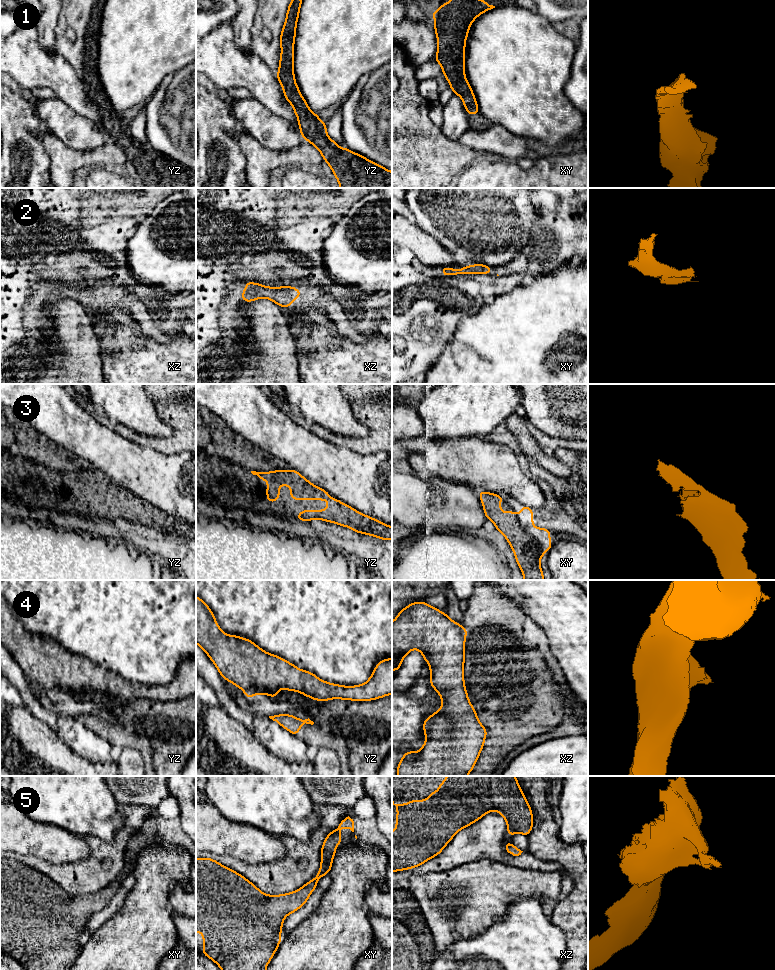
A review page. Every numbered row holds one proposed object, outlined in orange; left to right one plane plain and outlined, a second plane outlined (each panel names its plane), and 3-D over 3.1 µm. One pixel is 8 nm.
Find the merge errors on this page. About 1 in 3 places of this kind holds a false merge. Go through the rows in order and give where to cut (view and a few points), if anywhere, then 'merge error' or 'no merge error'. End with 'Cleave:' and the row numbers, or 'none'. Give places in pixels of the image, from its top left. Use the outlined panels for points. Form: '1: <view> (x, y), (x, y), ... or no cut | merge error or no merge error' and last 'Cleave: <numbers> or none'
1: no cut | no merge error
2: no cut | no merge error
3: no cut | no merge error
4: yz (245, 691), (251, 695) | merge error
5: no cut | no merge error
Cleave: 4

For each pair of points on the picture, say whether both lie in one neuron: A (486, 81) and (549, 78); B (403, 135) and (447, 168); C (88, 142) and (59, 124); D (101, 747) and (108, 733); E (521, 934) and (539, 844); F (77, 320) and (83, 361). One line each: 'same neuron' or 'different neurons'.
A: same neuron
B: same neuron
C: same neuron
D: different neurons
E: different neurons
F: same neuron

